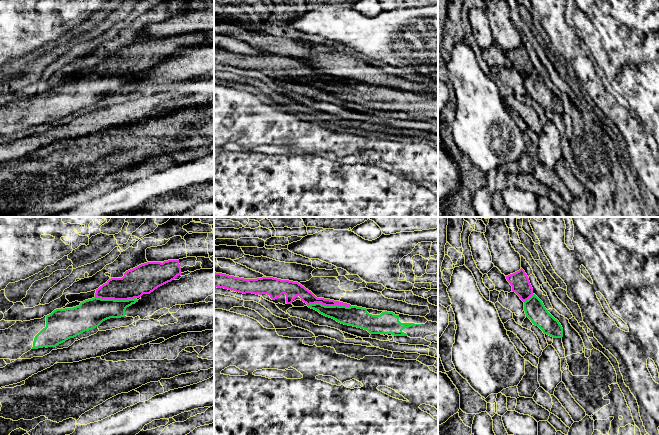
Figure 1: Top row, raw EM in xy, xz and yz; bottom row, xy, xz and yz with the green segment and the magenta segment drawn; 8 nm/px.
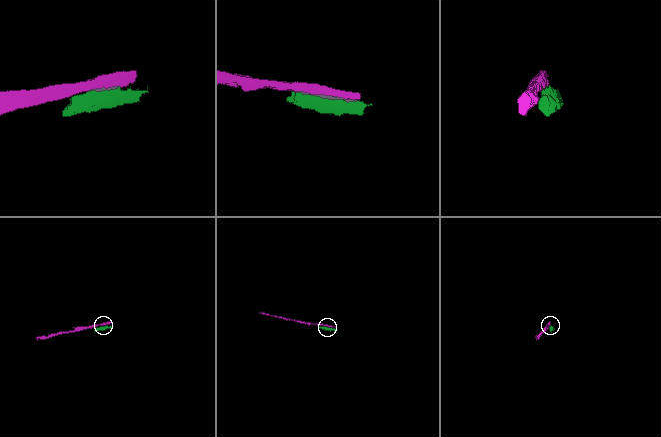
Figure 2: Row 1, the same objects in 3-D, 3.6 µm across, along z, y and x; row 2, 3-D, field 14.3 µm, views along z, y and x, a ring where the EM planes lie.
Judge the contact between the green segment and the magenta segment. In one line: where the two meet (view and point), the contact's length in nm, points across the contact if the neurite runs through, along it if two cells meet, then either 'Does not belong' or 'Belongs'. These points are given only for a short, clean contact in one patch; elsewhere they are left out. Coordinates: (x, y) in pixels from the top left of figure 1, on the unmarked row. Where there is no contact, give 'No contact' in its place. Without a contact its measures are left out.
Touches green at xz (329, 82). Shared border 360 nm. Boundary: xz (307, 80), (321, 79), (325, 81), (350, 82). Does not belong

